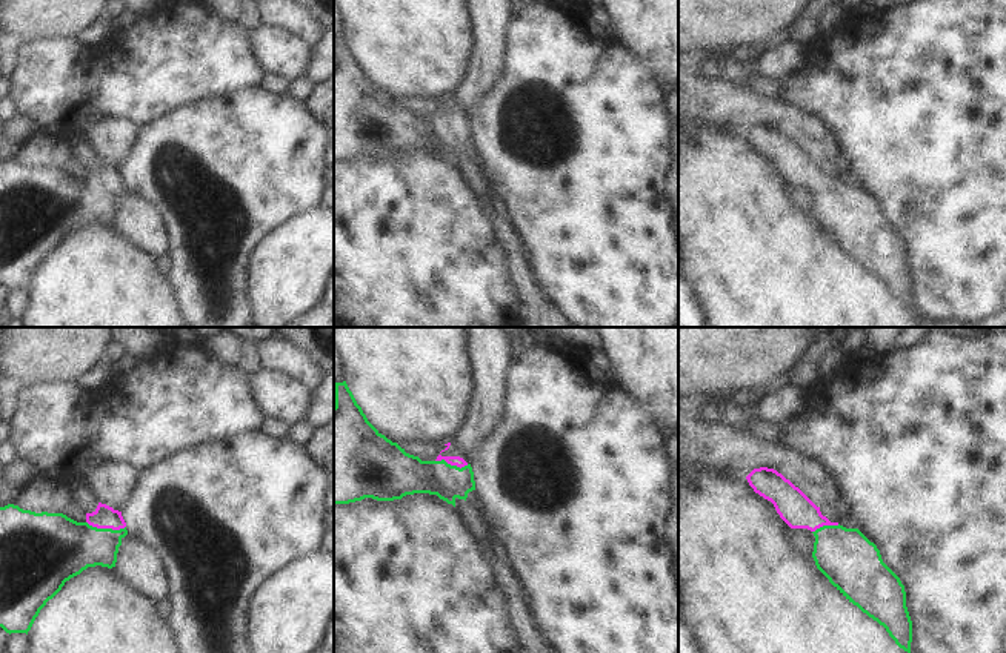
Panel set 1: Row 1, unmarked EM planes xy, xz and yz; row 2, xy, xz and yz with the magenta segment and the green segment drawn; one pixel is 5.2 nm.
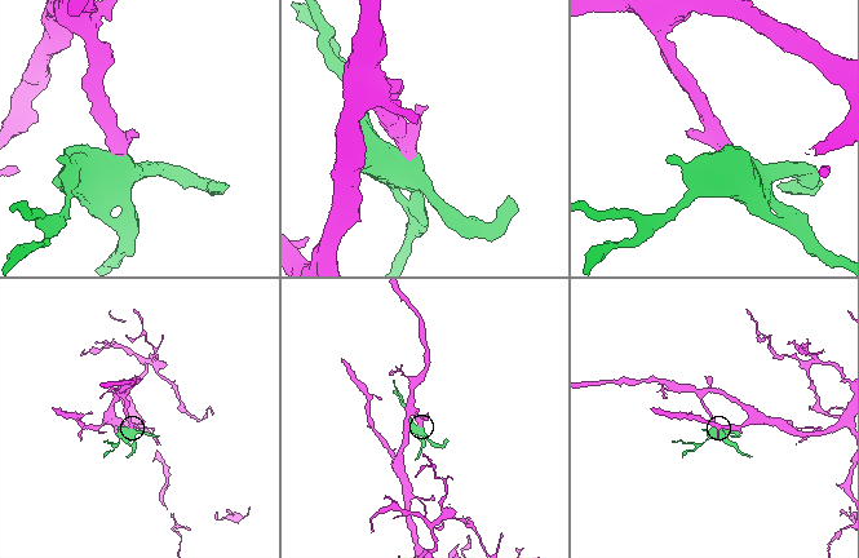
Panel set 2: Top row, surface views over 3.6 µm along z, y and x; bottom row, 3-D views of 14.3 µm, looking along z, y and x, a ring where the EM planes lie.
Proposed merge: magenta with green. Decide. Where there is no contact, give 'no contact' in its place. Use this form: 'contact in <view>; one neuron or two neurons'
contact in xy; one neuron

